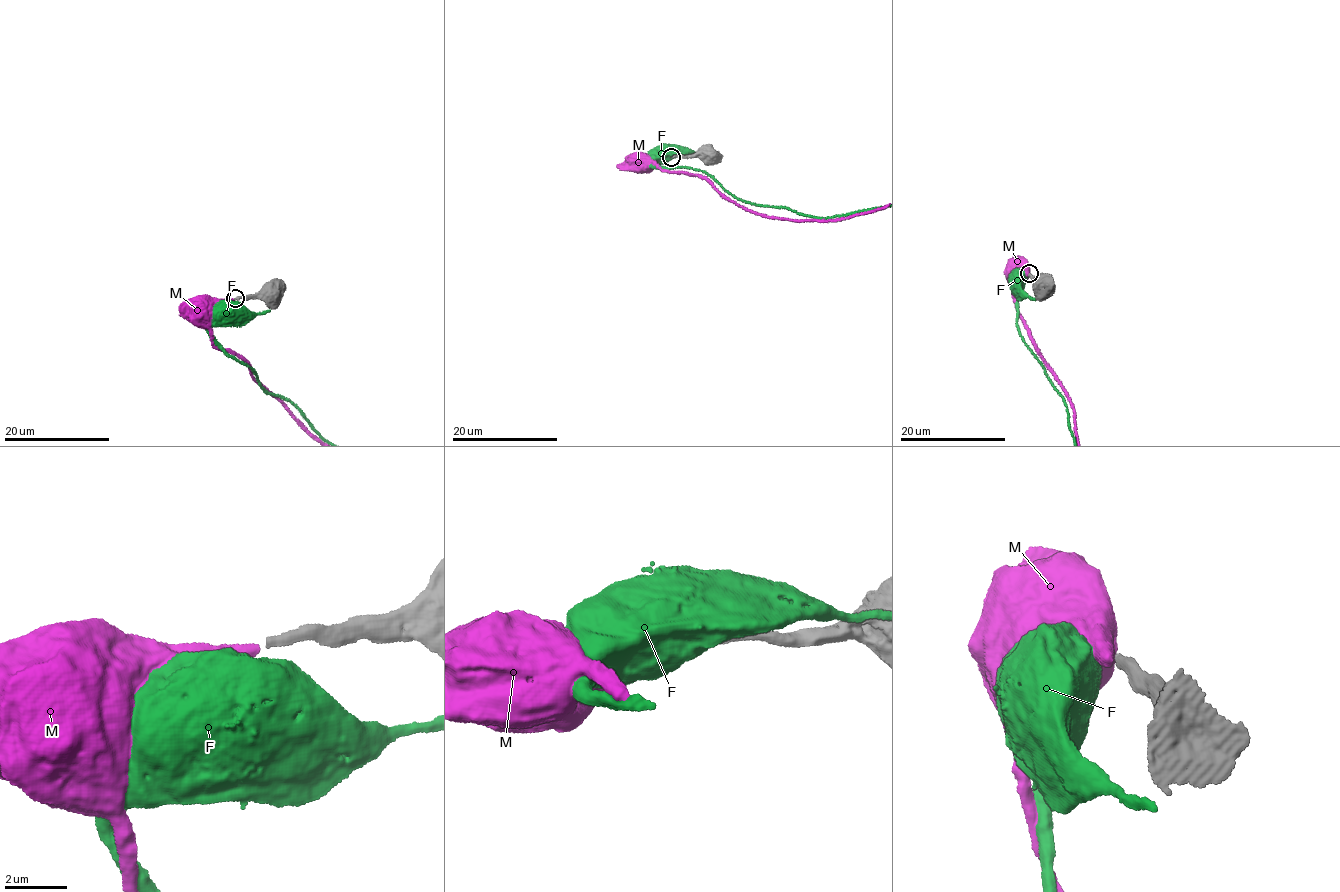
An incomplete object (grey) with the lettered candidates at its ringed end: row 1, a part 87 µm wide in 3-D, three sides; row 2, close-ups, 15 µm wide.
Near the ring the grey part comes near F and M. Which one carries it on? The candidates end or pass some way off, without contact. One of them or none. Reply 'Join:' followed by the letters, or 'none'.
Join: none

